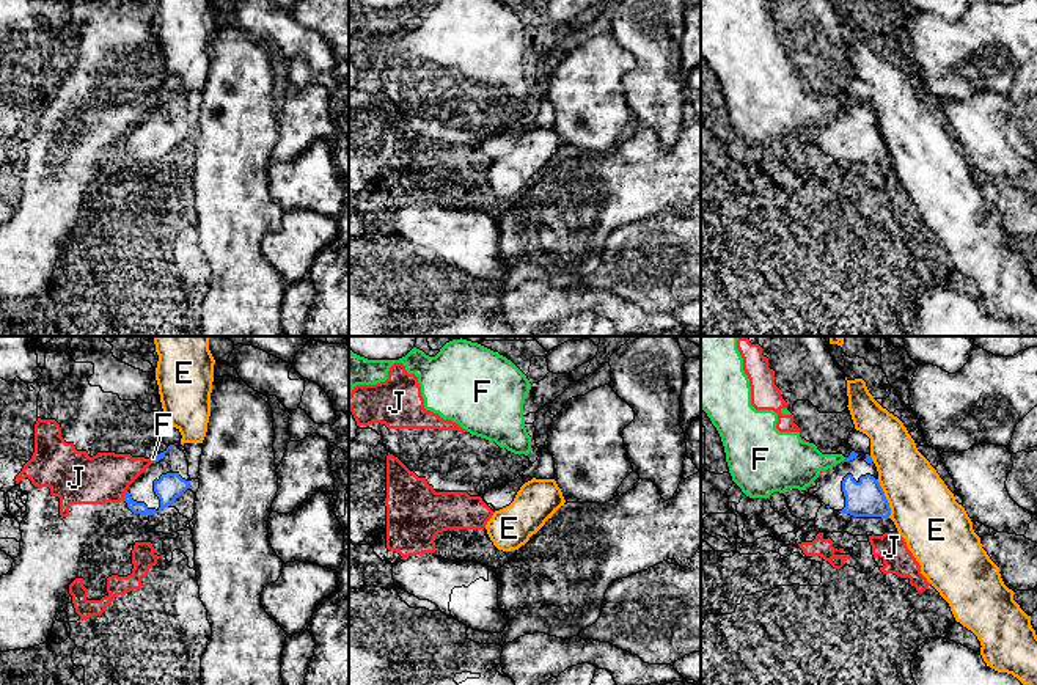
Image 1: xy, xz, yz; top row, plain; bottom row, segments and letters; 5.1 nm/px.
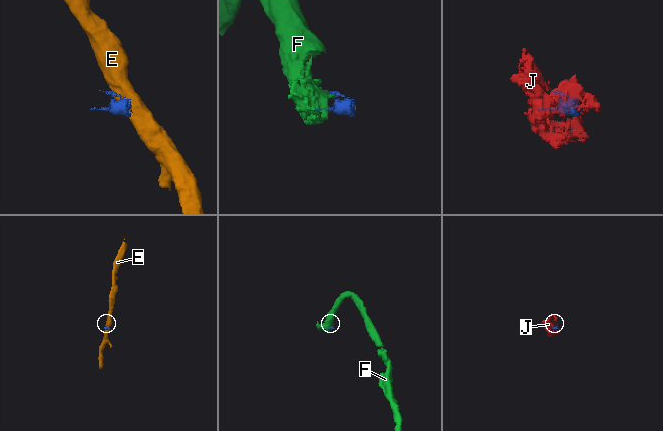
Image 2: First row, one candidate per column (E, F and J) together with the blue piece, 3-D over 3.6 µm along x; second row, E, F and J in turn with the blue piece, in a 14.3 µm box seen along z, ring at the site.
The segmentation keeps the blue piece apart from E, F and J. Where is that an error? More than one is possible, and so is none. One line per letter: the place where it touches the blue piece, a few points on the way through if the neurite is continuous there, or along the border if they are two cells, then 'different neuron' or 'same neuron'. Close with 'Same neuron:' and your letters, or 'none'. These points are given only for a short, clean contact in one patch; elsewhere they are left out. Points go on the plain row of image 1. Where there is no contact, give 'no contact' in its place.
E: meets blue in yz at (885, 146); different neuron
F: meets blue in xy at (156, 107); border along xy (157, 104), (154, 109); different neuron
J: meets blue in xy at (124, 143); border along xy (126, 139), (123, 148); different neuron
Same neuron: none

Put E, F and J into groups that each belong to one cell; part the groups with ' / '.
E / F J

